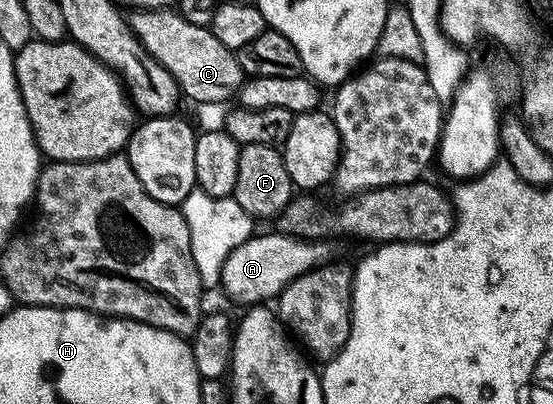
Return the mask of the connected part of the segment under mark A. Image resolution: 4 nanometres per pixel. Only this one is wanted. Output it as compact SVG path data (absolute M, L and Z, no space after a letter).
M281 232L273 233L255 233L247 242L240 244L240 248L236 248L230 253L222 269L222 280L220 283L221 289L226 289L228 297L235 298L238 302L246 302L245 304L262 304L265 303L265 298L270 298L270 300L277 299L289 282L304 276L309 270L327 265L331 261L329 241L292 238L290 235Z

